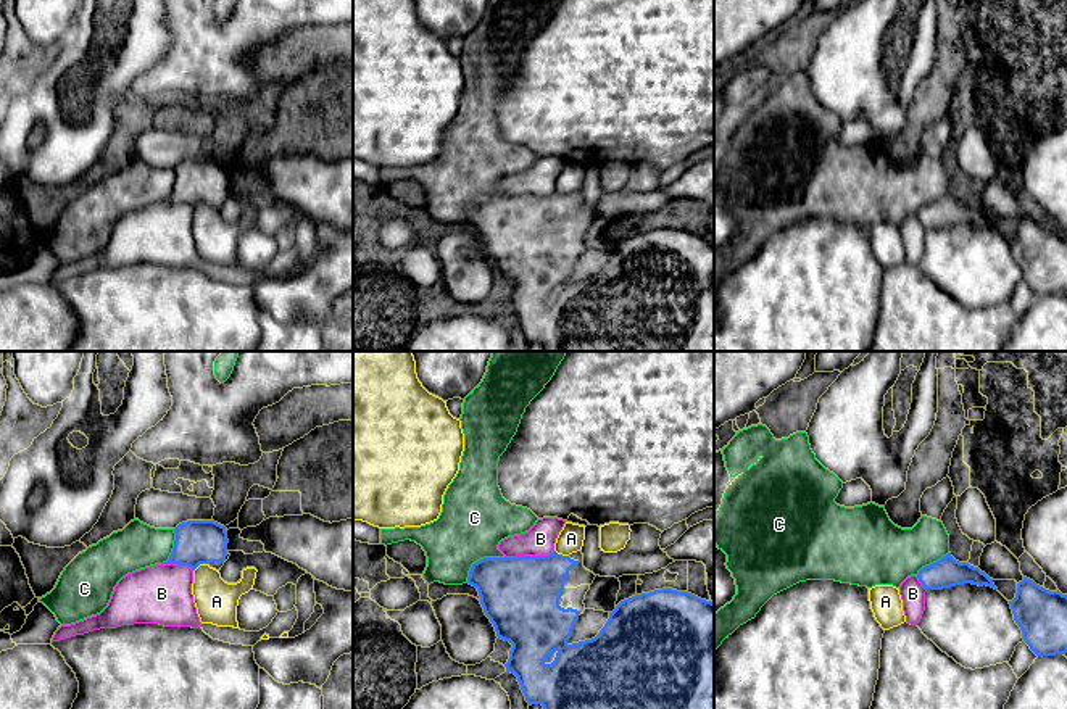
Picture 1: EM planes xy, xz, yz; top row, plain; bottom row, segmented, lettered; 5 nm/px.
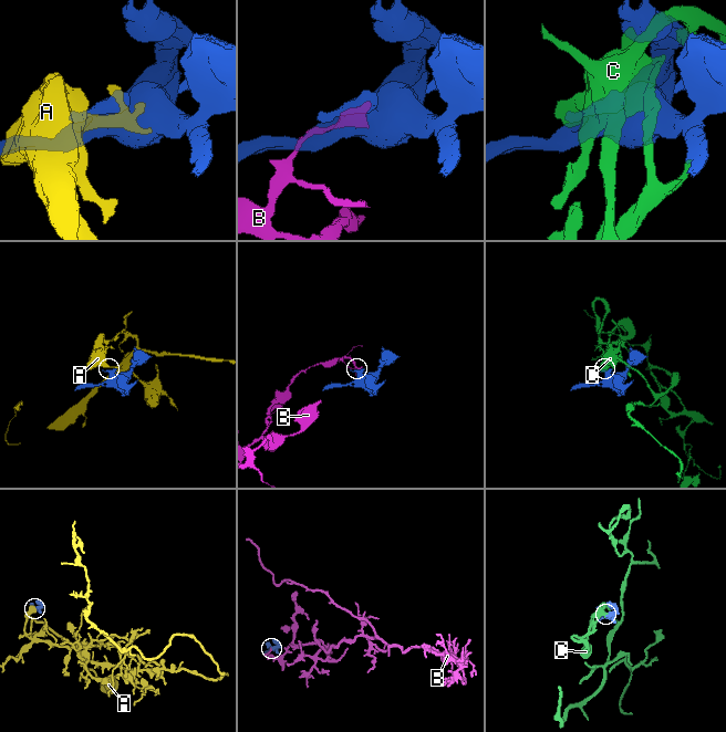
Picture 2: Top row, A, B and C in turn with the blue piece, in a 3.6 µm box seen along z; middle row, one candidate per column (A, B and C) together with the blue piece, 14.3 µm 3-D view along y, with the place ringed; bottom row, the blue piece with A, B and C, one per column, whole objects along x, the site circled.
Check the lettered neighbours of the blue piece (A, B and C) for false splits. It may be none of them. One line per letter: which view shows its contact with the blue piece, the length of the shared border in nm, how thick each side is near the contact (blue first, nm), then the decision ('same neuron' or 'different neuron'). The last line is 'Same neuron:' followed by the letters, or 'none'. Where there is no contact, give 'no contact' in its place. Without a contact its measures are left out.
A: contact in xy; length 80 nm; calibres 220 and 220 nm; different neuron
B: contact in xz; length 260 nm; calibres 380 and 150 nm; different neuron
C: contact in xz; length 240 nm; calibres 360 and 340 nm; same neuron
Same neuron: C

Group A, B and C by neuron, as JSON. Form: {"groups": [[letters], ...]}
{"groups": [["A"], ["B"], ["C"]]}

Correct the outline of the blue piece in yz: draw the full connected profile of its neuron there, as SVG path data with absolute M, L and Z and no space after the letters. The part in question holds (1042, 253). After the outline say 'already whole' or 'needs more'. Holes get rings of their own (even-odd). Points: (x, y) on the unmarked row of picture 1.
M1023 216L1009 243L1023 280L1036 295L1067 292L1067 234Z; already whole

